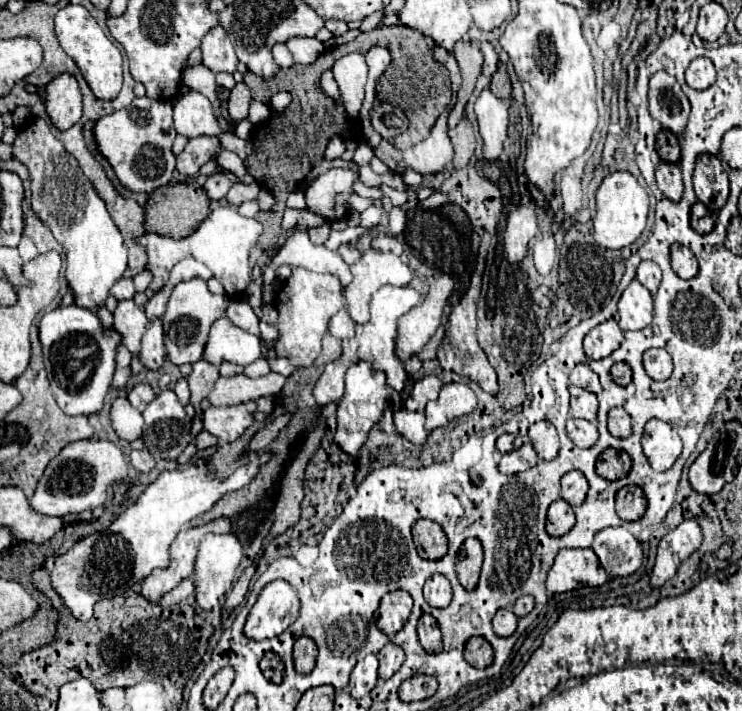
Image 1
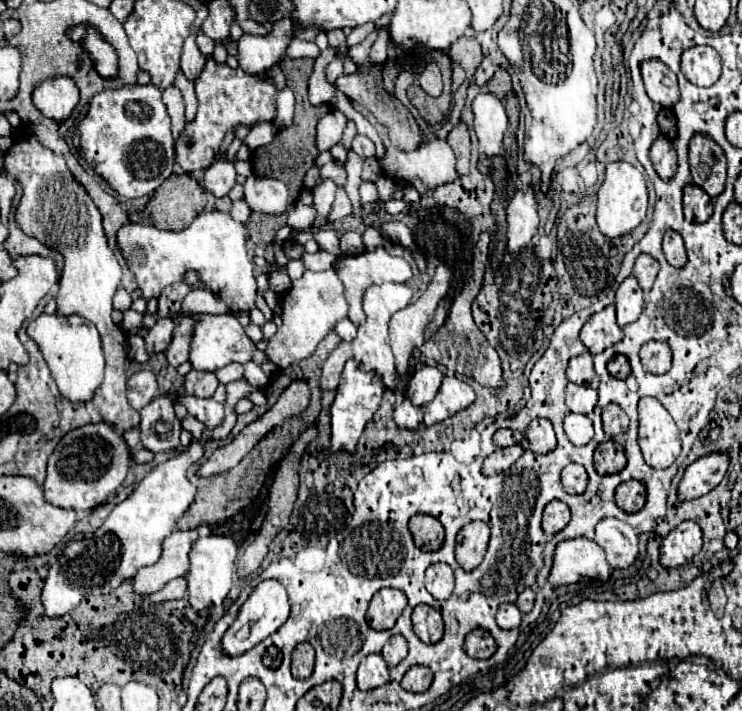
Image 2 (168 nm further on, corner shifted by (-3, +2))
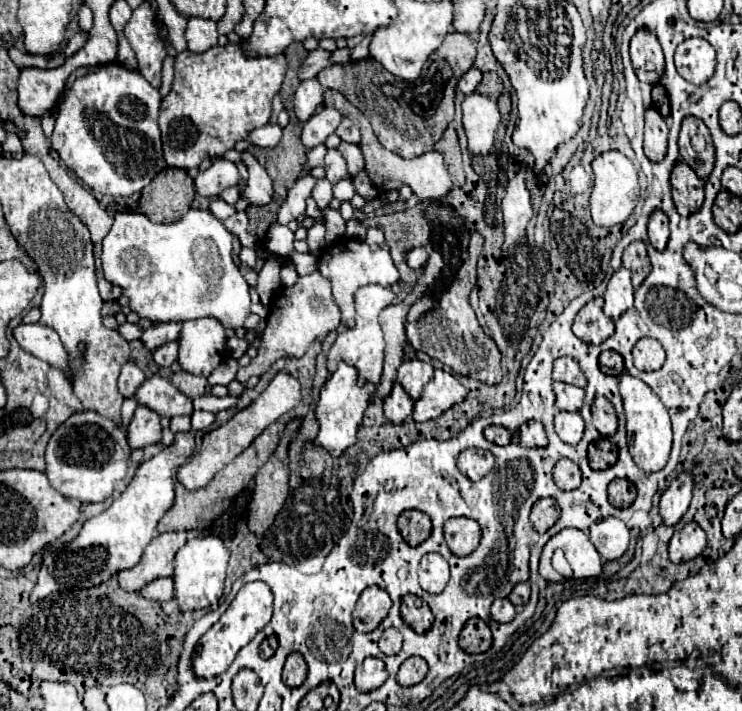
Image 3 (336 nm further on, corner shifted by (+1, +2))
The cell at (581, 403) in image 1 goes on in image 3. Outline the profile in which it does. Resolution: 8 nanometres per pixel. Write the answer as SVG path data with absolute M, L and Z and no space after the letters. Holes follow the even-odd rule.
M554 383L556 393L556 407L560 411L580 411L584 405L584 389L568 385L568 383Z

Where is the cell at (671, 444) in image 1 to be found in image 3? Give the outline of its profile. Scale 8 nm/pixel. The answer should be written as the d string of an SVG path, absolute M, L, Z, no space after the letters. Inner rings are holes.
M632 375L620 377L620 395L624 399L628 449L630 449L630 455L634 457L634 463L644 471L660 471L666 465L672 449L672 425L670 425L666 407L644 381Z

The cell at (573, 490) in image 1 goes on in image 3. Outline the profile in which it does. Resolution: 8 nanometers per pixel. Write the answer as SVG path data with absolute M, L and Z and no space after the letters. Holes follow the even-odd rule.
M560 459L556 463L556 467L554 467L554 483L560 489L564 489L564 491L578 489L580 481L582 481L582 473L580 473L580 467L574 461Z

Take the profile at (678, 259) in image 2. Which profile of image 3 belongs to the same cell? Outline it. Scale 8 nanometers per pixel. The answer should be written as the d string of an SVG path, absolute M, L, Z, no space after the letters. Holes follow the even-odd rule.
M656 209L650 217L648 223L648 237L650 237L650 245L658 251L664 251L668 245L668 237L670 237L670 229L668 229L668 217Z

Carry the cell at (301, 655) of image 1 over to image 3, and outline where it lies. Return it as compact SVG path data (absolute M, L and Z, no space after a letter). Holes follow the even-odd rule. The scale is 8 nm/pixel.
M302 653L288 655L282 679L288 687L300 687L304 683L304 679L306 679L306 661L304 661Z

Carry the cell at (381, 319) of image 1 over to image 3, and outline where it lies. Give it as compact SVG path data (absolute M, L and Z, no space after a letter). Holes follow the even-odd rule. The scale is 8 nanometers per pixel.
M364 285L356 291L354 301L356 301L356 327L342 331L334 341L330 353L338 353L338 361L352 363L358 369L358 385L363 385L364 381L372 381L374 385L378 385L382 377L382 363L384 363L384 339L382 339L378 315L382 309L386 309L396 301L396 293L390 287Z

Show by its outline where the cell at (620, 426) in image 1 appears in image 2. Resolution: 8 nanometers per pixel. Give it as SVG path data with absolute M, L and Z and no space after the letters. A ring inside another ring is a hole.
M610 403L602 409L602 425L606 437L614 439L628 429L628 415L616 403Z

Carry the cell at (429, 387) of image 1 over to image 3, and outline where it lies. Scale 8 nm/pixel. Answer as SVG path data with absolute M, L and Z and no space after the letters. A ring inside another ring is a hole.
M420 359L404 361L398 369L398 383L406 389L406 393L418 401L424 385L434 377L434 367Z

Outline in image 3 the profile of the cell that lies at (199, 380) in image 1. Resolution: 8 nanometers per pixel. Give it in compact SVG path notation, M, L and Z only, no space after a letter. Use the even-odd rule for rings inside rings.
M186 371L174 373L172 375L172 385L176 389L180 389L190 399L196 399L196 397L200 397L200 395L204 395L204 393L210 391L210 385L208 385L206 377L192 375L192 373L186 373Z

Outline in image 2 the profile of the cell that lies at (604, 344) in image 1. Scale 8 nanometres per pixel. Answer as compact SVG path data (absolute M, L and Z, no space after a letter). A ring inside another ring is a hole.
M614 305L604 307L602 311L594 313L582 327L580 331L580 339L586 345L586 349L596 355L602 353L606 347L622 341L624 333L622 329L616 325L616 313L614 313Z

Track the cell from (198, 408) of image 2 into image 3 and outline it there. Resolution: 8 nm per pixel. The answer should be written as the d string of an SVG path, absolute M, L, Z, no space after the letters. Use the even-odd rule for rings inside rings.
M154 375L146 379L144 385L138 389L136 399L140 405L154 409L162 417L176 417L176 415L192 415L192 399L184 397L168 379Z

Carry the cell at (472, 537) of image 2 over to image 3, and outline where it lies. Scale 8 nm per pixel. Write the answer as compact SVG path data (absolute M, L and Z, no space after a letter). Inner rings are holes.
M454 517L444 525L444 537L456 557L468 557L480 543L480 525L468 517Z

